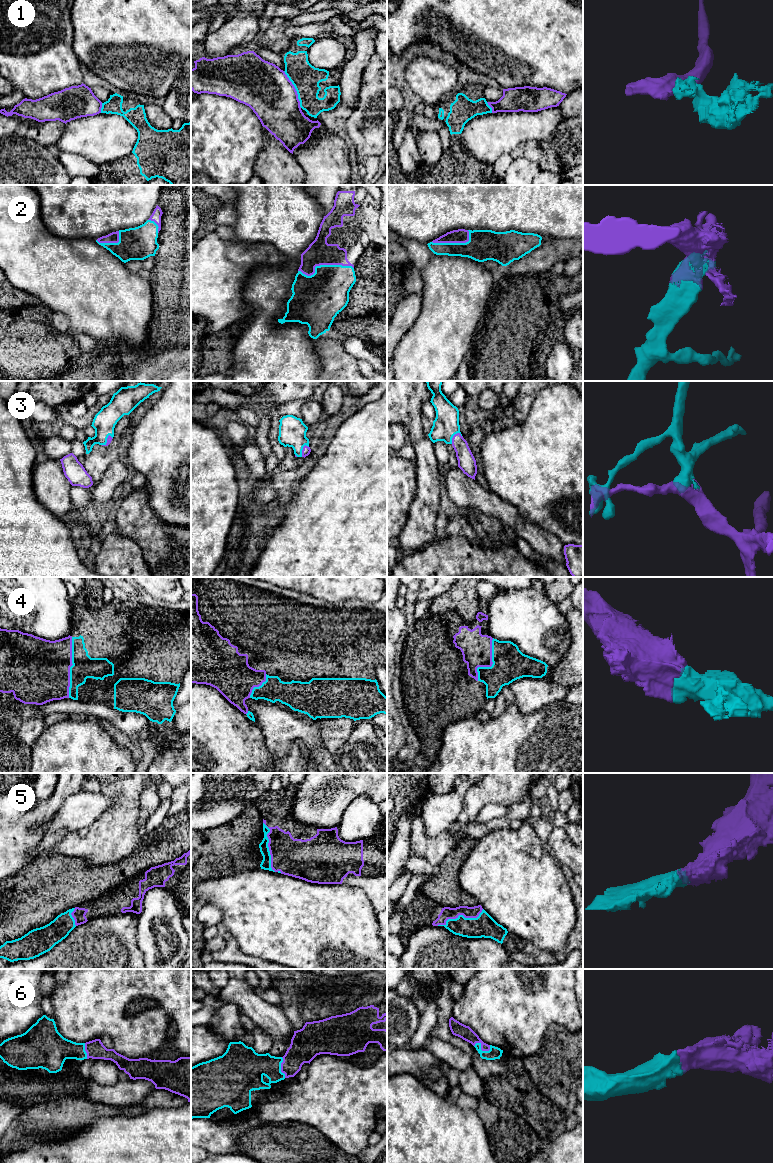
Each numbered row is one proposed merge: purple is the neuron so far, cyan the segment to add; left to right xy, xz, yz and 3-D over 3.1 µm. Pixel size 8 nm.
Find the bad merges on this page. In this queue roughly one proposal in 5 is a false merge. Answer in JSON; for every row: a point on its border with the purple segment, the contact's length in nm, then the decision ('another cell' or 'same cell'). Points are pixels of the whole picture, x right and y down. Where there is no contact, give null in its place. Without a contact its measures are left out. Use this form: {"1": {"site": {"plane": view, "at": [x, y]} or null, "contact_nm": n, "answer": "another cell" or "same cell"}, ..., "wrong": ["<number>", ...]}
{"1": {"site": {"plane": "xz", "at": [295, 89]}, "contact_nm": 320, "answer": "another cell"}, "2": {"site": {"plane": "xz", "at": [323, 264]}, "contact_nm": 440, "answer": "same cell"}, "3": {"site": {"plane": "yz", "at": [453, 437]}, "contact_nm": 120, "answer": "same cell"}, "4": {"site": {"plane": "xy", "at": [70, 666]}, "contact_nm": 480, "answer": "same cell"}, "5": {"site": {"plane": "yz", "at": [460, 914]}, "contact_nm": 400, "answer": "same cell"}, "6": {"site": {"plane": "yz", "at": [481, 1048]}, "contact_nm": 140, "answer": "same cell"}, "wrong": ["1"]}

